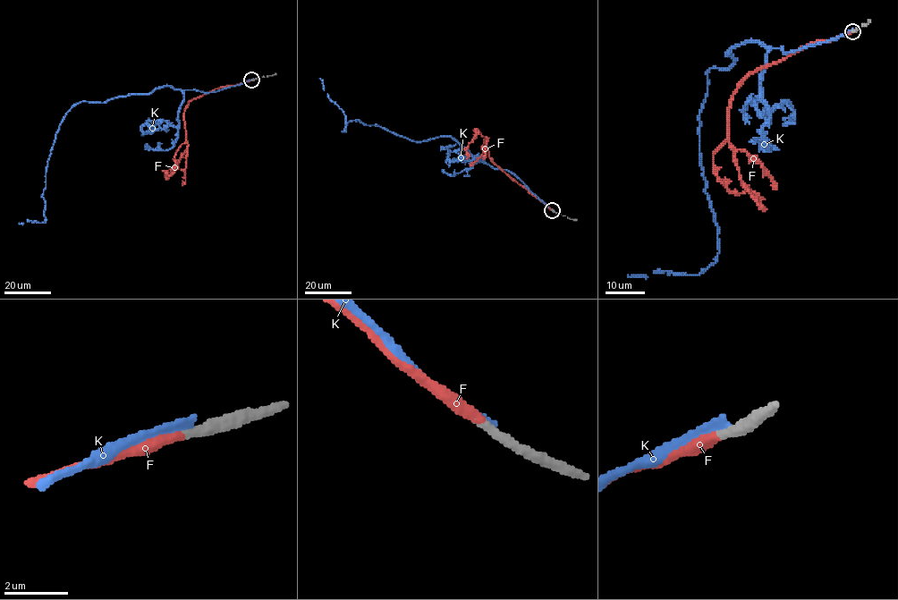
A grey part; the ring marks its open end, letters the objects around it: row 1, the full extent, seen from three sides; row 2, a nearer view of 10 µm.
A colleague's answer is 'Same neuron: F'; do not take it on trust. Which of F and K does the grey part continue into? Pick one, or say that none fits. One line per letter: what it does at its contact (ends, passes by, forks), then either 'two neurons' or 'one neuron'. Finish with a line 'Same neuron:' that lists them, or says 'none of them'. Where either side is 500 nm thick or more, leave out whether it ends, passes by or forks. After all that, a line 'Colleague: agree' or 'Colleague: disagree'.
F: it ends there; one neuron
K: it ends there; two neurons
Same neuron: F
Colleague: agree

